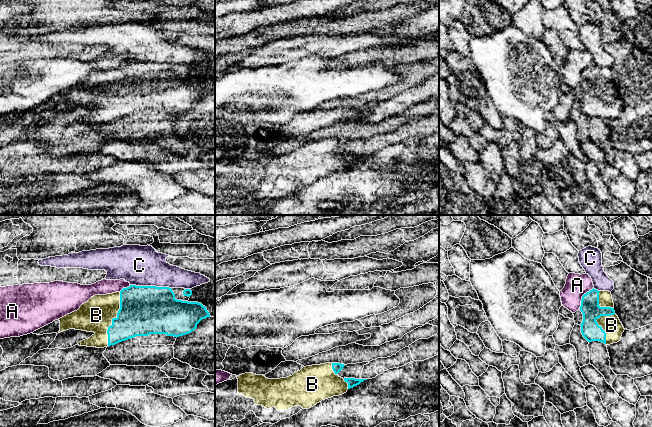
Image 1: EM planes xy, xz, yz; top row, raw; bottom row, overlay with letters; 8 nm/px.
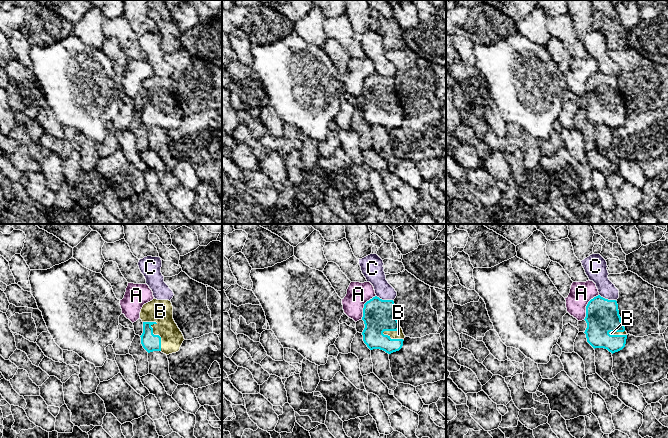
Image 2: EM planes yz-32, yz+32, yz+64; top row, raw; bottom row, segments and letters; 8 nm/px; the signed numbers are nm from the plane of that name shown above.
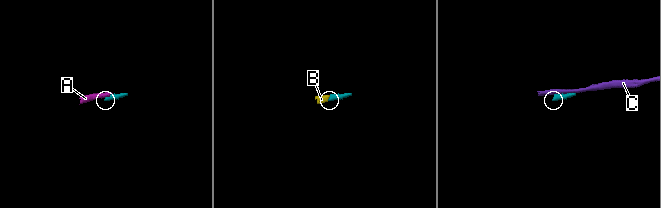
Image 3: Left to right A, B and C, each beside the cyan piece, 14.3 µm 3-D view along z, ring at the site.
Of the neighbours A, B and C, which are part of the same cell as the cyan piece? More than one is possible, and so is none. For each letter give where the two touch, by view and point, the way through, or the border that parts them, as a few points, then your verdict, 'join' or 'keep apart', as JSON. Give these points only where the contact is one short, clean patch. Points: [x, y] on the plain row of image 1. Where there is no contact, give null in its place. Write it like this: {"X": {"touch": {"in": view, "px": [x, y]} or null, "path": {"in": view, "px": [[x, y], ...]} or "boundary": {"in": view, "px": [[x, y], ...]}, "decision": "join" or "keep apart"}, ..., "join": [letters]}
{"A": {"touch": {"in": "yz", "px": [582, 73]}, "boundary": {"in": "yz", "px": [[593, 63], [582, 72], [579, 85]]}, "decision": "keep apart"}, "B": {"touch": {"in": "xy", "px": [112, 95]}, "path": {"in": "xy", "px": [[142, 88], [130, 88], [112, 95], [106, 91], [96, 91]]}, "decision": "join"}, "C": {"touch": {"in": "xy", "px": [151, 62]}, "decision": "keep apart"}, "join": ["B"]}

